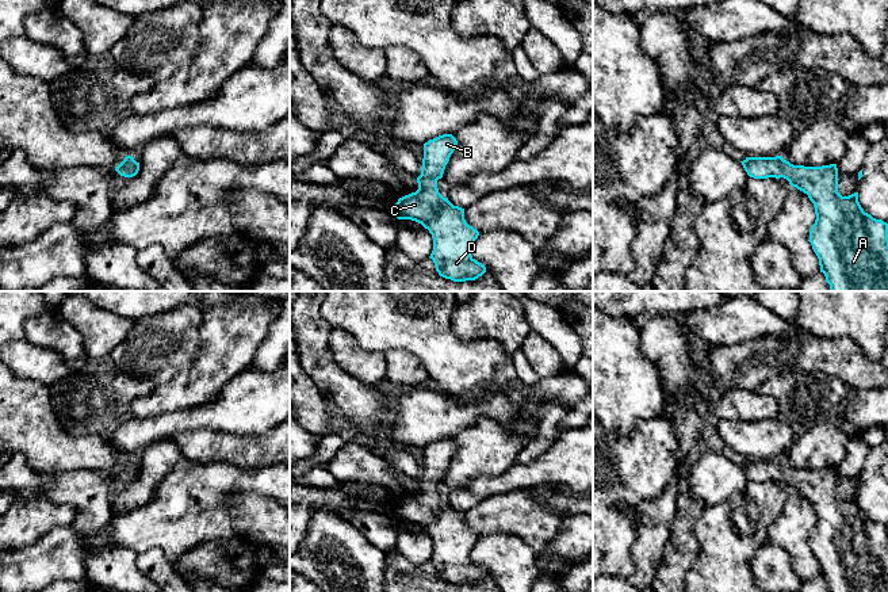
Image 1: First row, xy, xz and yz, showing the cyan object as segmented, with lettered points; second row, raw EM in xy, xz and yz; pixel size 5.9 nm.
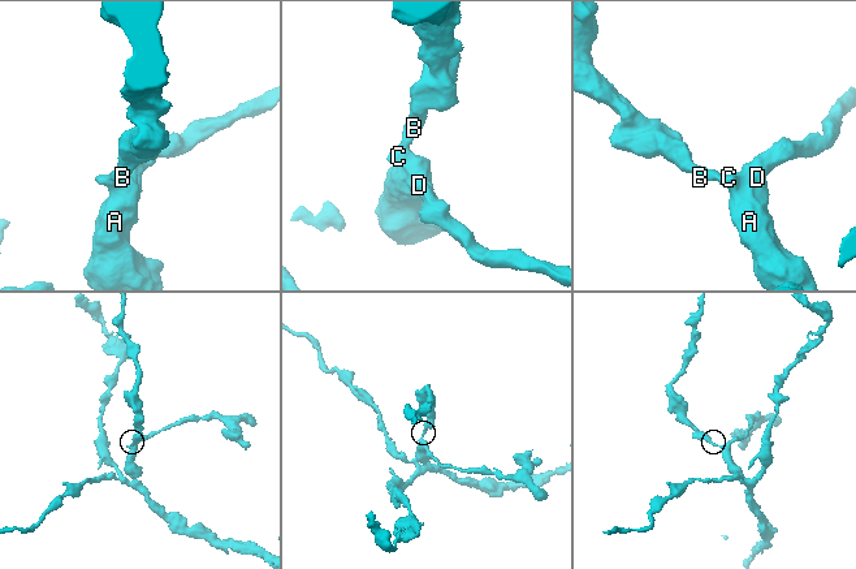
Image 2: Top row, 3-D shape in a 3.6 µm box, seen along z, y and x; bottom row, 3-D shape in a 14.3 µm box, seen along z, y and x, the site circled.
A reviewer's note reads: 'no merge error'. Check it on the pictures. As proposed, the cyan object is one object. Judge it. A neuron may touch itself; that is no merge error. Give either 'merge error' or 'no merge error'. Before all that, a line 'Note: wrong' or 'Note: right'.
Note: right
no merge error

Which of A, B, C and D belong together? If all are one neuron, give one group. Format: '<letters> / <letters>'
A B C D

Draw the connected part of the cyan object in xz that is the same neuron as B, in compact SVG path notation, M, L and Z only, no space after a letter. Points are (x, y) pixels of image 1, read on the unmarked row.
M452 438L424 447L418 493L398 503L393 516L398 523L412 523L429 534L433 542L430 562L440 580L453 585L475 584L486 570L471 559L479 535L464 523L464 512L453 509L437 492L445 469L458 448Z

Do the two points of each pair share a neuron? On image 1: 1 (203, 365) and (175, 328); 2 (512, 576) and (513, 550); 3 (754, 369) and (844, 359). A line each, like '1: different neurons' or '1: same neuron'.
1: different neurons
2: same neuron
3: same neuron

